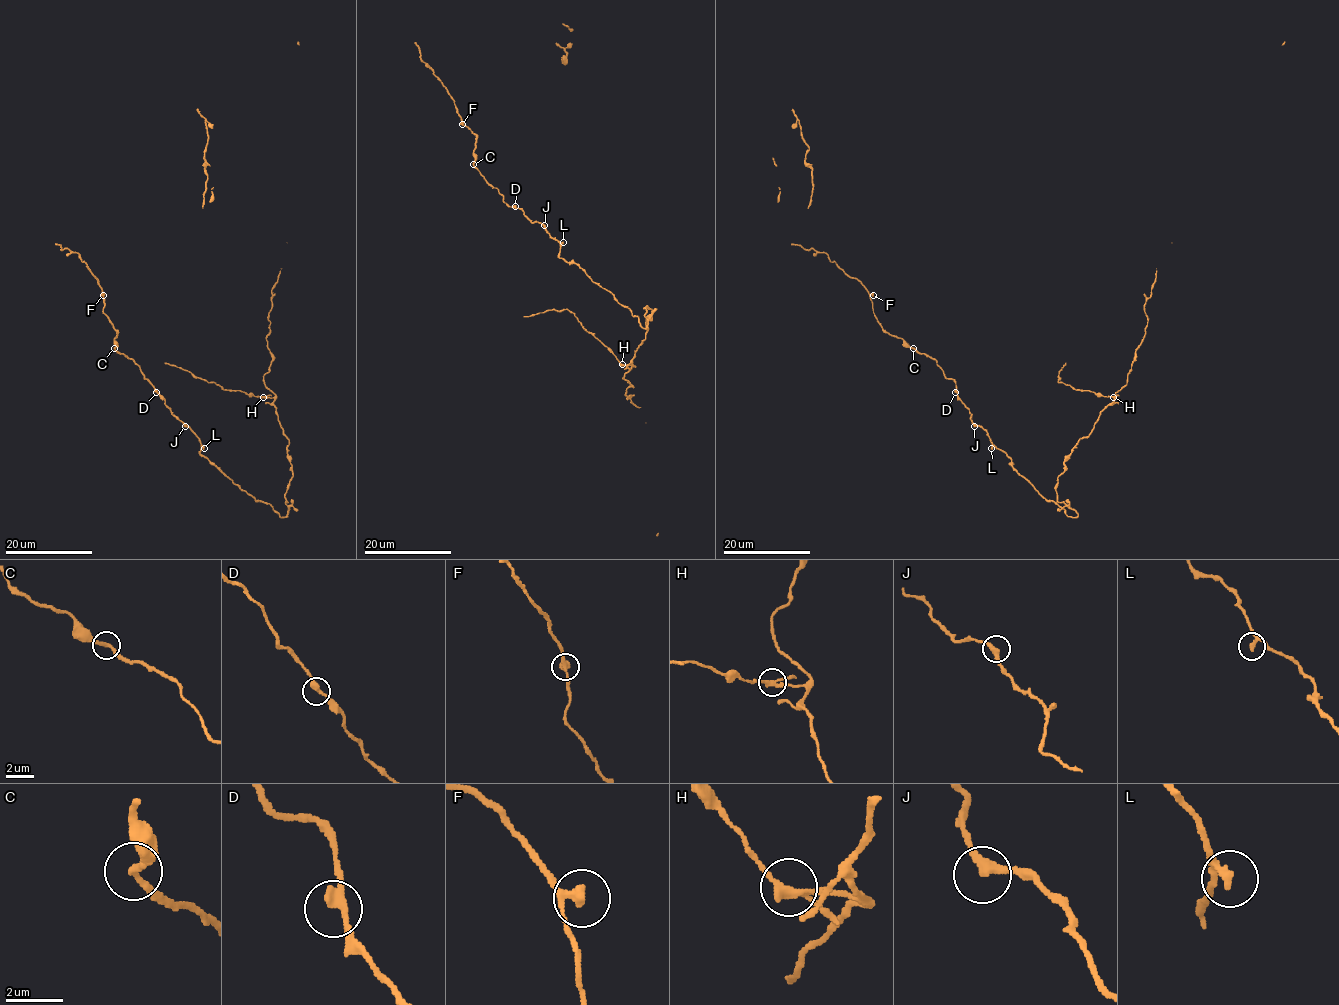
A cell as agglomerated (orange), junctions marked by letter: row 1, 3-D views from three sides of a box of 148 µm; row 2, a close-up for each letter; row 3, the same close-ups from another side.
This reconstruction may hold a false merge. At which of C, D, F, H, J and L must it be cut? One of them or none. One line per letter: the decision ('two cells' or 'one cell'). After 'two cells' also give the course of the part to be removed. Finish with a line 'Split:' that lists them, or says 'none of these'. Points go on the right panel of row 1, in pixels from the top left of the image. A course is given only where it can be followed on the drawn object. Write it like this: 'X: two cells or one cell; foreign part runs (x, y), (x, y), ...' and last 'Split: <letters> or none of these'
C: one cell
D: one cell
F: one cell
H: two cells; foreign part runs (1113, 397), (1077, 390), (1058, 382), (1058, 372), (1066, 362)
J: one cell
L: one cell
Split: H

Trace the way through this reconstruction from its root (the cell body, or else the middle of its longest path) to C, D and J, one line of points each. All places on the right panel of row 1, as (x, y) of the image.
C: (1042, 497), (971, 421), (955, 383), (933, 359), (913, 348)
D: (1042, 497), (1012, 466), (1012, 461), (992, 443), (988, 434), (971, 421), (970, 412), (955, 392)
J: (1042, 497), (1012, 466), (1012, 461), (992, 443), (988, 434), (980, 426), (974, 426)

